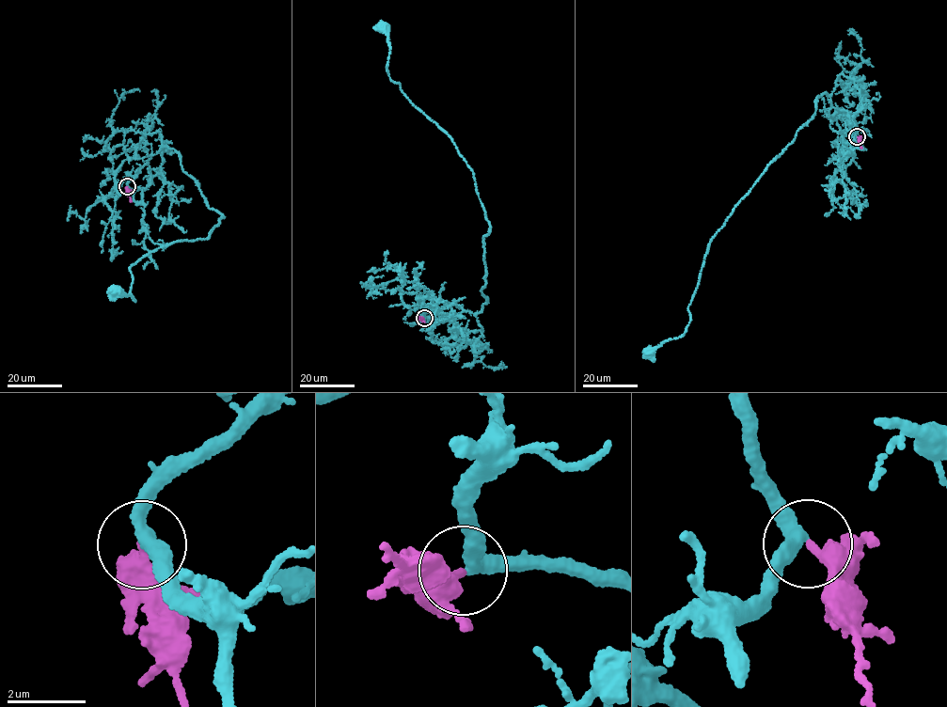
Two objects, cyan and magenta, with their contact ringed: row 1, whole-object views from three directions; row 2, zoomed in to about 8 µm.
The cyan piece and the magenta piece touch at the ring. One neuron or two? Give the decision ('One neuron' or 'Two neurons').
One neuron

